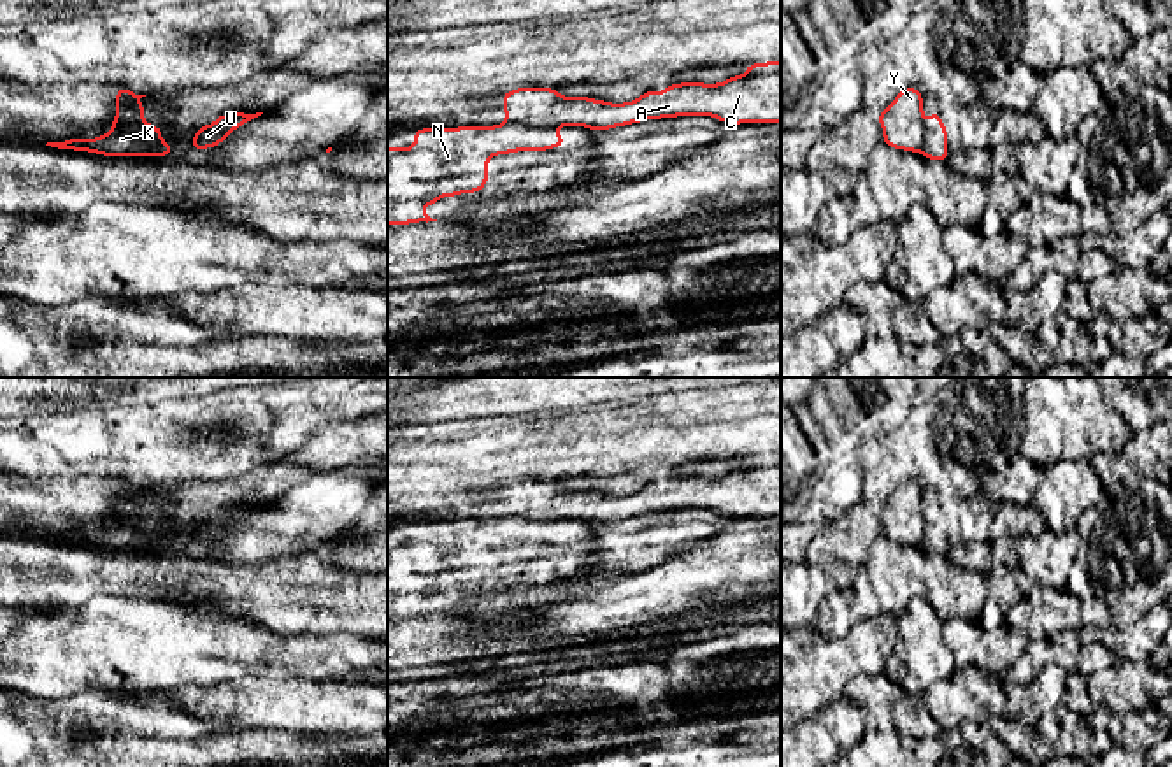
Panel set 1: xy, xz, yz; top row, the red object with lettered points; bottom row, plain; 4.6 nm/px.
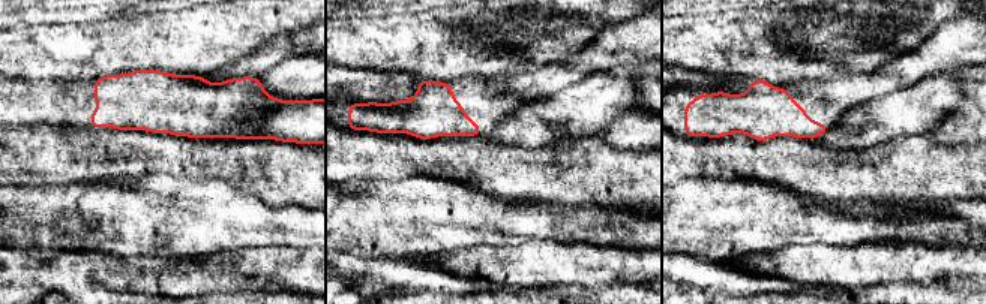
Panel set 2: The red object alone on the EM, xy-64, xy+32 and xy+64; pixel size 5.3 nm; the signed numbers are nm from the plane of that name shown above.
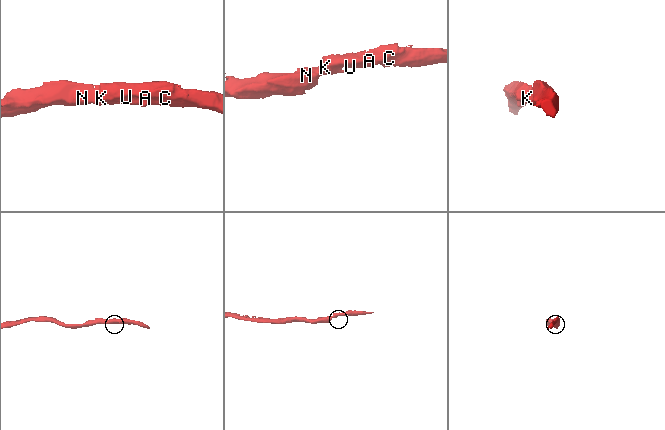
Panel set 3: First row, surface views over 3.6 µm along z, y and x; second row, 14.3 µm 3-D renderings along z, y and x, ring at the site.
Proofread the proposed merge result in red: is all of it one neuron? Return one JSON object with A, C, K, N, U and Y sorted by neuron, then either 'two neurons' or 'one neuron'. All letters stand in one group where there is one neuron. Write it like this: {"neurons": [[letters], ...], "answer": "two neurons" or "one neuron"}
{"neurons": [["A", "C", "U", "Y"], ["K", "N"]], "answer": "two neurons"}

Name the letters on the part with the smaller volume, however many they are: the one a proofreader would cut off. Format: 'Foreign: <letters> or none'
Foreign: A, C, U, Y

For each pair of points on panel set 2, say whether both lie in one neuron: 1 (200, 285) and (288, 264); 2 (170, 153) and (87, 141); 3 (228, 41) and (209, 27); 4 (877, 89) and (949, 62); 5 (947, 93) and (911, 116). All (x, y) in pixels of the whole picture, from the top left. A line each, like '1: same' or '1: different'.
1: different
2: same
3: same
4: same
5: same

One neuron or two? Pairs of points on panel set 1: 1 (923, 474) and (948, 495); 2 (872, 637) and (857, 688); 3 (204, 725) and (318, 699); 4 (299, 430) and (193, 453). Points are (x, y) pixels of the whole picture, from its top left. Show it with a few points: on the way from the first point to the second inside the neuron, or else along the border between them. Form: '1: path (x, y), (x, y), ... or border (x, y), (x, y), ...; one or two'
1: border (941, 462), (934, 487); two
2: border (881, 673), (858, 674), (843, 695); two
3: border (183, 708), (239, 729); two
4: path (274, 416), (269, 416), (244, 441), (220, 450); one

